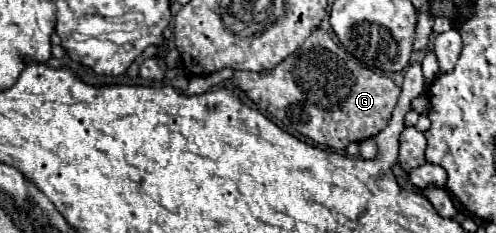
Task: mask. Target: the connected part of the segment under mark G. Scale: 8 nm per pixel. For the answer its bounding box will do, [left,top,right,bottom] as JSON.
[232,29,400,151]

